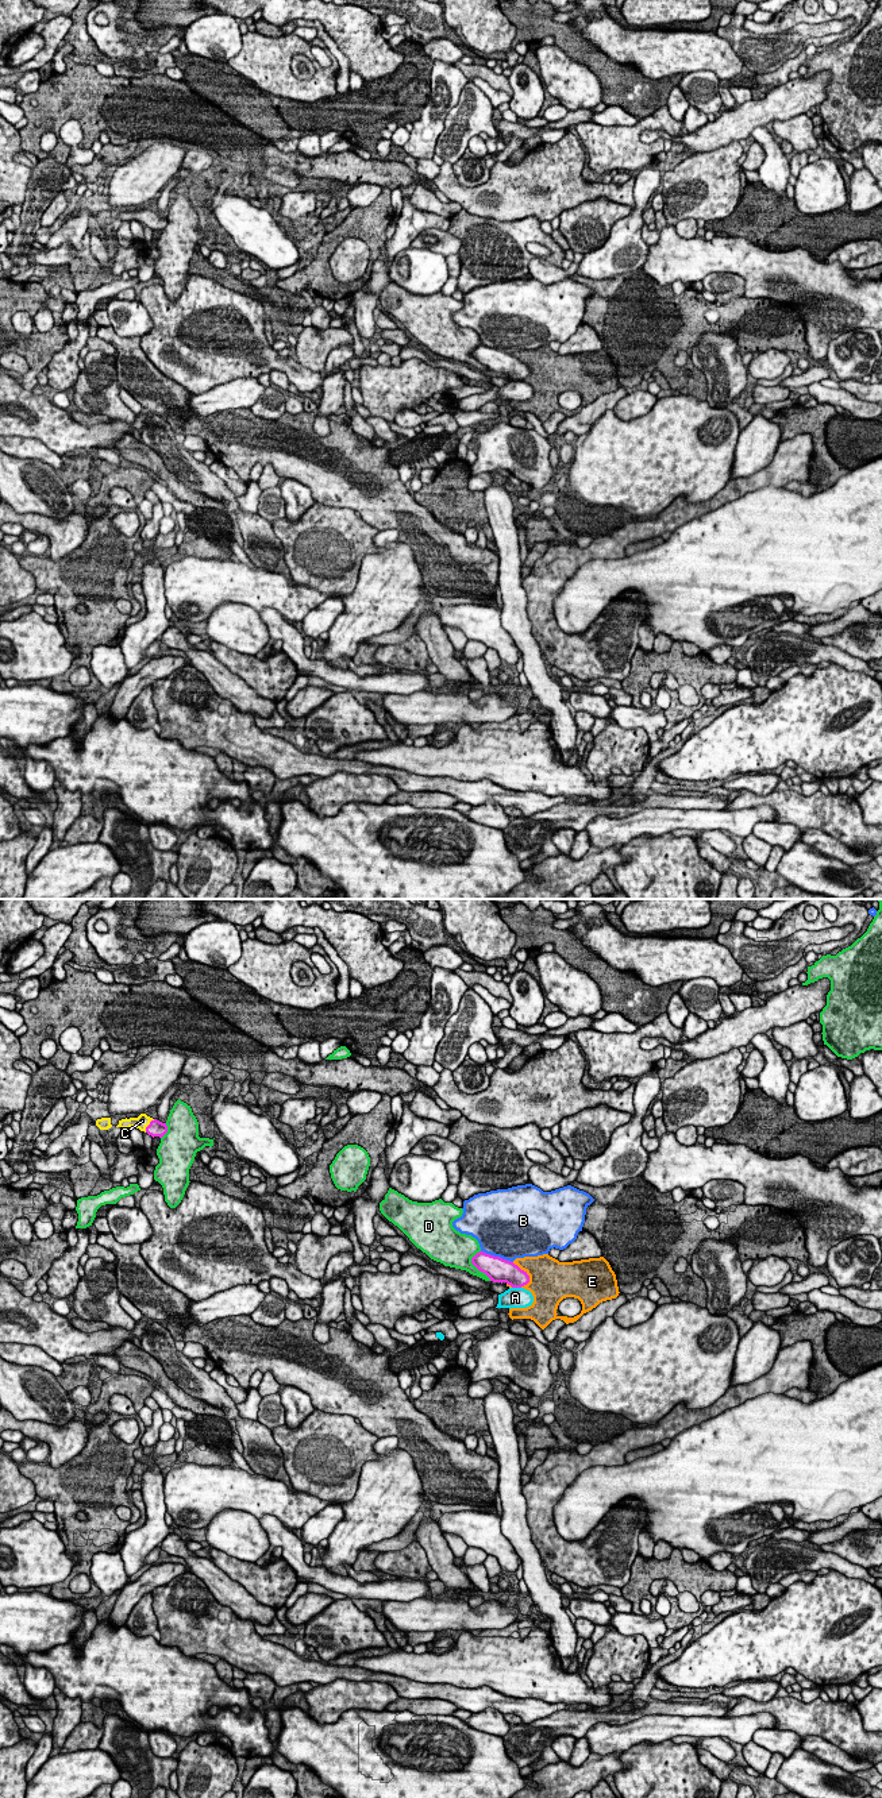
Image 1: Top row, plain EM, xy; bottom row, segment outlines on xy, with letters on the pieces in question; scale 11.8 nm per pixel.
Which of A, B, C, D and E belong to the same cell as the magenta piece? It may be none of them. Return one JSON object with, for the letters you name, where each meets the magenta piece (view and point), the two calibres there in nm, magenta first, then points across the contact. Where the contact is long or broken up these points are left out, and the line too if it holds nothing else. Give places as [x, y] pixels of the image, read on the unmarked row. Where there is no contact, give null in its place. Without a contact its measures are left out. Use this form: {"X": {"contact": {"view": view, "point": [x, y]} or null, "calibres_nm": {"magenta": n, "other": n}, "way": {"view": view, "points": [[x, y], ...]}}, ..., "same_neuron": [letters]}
{"C": {"contact": {"view": "xy", "point": [149, 218]}, "calibres_nm": {"magenta": 190, "other": 160}, "way": {"view": "xy", "points": [[156, 222], [149, 218], [142, 213]]}}, "same_neuron": ["C"]}

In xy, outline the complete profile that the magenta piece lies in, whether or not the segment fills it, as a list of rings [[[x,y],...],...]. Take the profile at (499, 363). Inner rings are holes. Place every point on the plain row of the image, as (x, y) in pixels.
[[[484,344],[477,346],[471,351],[471,356],[493,375],[507,375],[512,381],[521,381],[529,375],[527,364],[521,363],[517,358]]]

